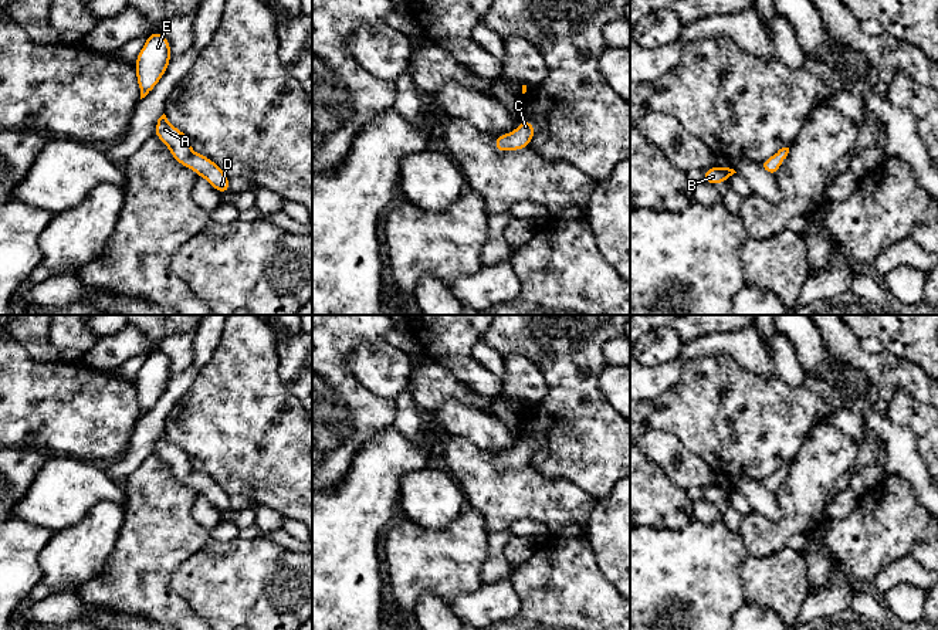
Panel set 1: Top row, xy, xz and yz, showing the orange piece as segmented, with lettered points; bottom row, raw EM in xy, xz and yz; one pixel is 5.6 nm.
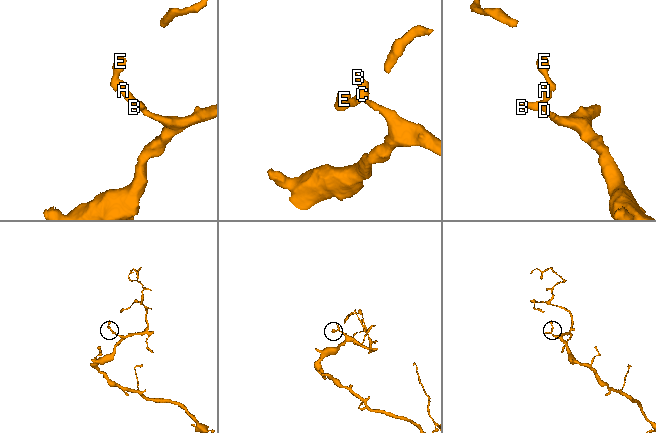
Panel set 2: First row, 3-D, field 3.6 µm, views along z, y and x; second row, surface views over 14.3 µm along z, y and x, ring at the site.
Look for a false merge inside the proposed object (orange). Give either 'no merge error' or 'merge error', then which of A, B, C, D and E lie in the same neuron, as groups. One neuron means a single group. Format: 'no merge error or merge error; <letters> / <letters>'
no merge error; A B C D E

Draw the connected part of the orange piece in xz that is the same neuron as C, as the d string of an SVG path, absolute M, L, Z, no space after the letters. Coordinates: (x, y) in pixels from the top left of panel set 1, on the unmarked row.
M522 438L518 446L511 451L504 451L495 455L495 468L519 468L529 465L529 461L535 453L535 444L531 438Z

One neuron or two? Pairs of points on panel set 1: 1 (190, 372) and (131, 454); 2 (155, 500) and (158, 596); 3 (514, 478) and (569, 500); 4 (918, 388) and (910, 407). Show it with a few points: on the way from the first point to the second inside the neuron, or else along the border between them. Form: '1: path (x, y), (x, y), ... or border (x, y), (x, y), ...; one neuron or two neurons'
1: path (173, 392), (145, 434); one neuron
2: path (152, 524), (152, 572); one neuron
3: path (528, 493), (555, 494); one neuron
4: border (923, 400), (906, 392), (898, 392), (889, 402); two neurons

